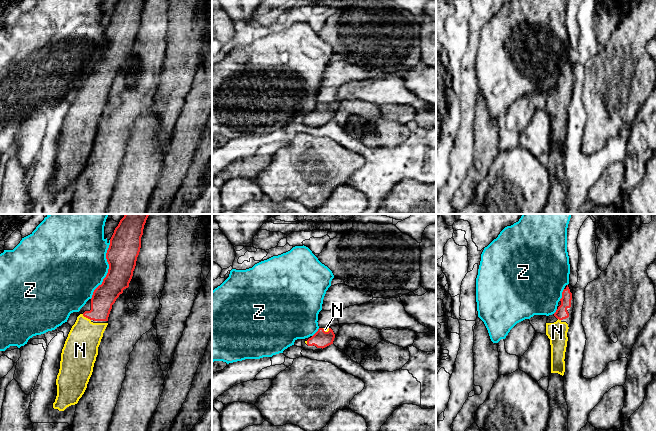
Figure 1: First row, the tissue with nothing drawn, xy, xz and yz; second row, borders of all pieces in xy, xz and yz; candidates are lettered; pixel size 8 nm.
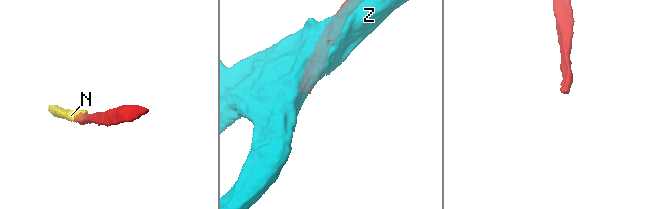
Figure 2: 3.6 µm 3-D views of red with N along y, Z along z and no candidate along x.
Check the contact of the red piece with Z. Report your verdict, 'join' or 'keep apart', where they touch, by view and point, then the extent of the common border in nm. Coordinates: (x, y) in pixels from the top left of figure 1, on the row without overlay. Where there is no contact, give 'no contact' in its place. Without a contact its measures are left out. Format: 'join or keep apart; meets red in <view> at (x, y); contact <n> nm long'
keep apart; meets red in xy at (108, 45); contact 500 nm long

